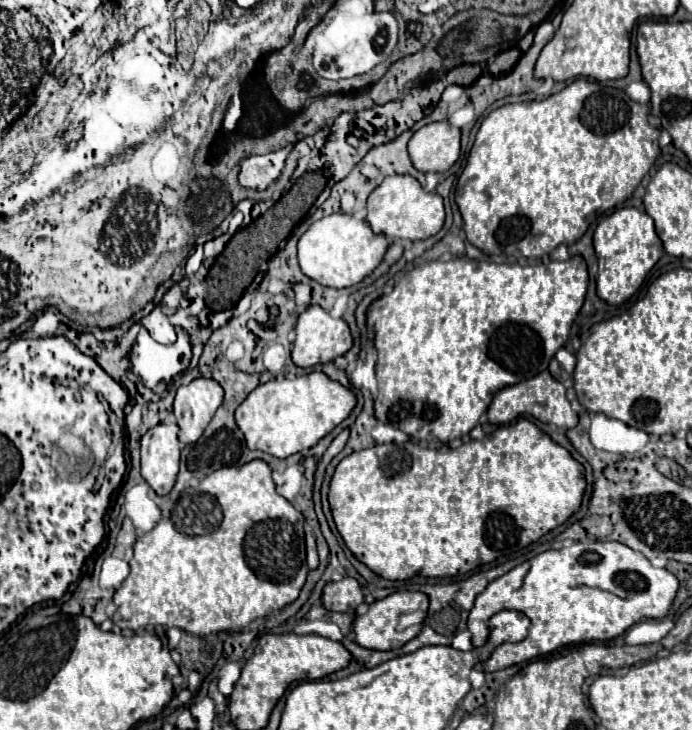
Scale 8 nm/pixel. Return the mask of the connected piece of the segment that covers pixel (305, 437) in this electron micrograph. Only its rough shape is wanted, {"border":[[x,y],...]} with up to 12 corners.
{"border":[[323,372],[259,384],[235,420],[249,450],[287,458],[351,414]]}

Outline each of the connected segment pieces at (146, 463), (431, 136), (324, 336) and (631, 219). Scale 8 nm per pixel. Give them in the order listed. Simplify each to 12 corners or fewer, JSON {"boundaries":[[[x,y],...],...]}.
{"boundaries":[[[177,424],[141,438],[141,476],[159,494],[179,472]],[[447,120],[419,128],[407,144],[419,172],[445,172],[461,132]],[[321,306],[299,316],[291,360],[327,364],[353,346],[349,326]],[[619,208],[595,228],[597,296],[623,304],[663,252],[651,216]]]}

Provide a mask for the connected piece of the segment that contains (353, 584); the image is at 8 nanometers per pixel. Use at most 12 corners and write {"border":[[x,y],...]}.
{"border":[[355,578],[329,582],[323,606],[329,612],[355,612],[363,602]]}

